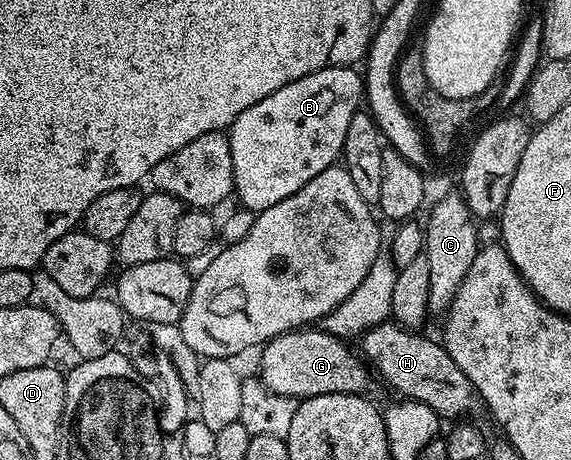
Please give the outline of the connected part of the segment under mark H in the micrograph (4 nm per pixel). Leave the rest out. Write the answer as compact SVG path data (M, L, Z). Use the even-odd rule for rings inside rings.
M389 319L362 334L358 341L361 349L359 352L363 360L374 370L375 376L377 373L390 388L397 389L401 398L420 401L426 407L430 407L440 419L467 418L467 413L478 405L476 389L470 383L470 379L466 379L462 367L458 367L458 363L450 359L443 344L439 340L431 341L422 334L424 333L405 328Z

